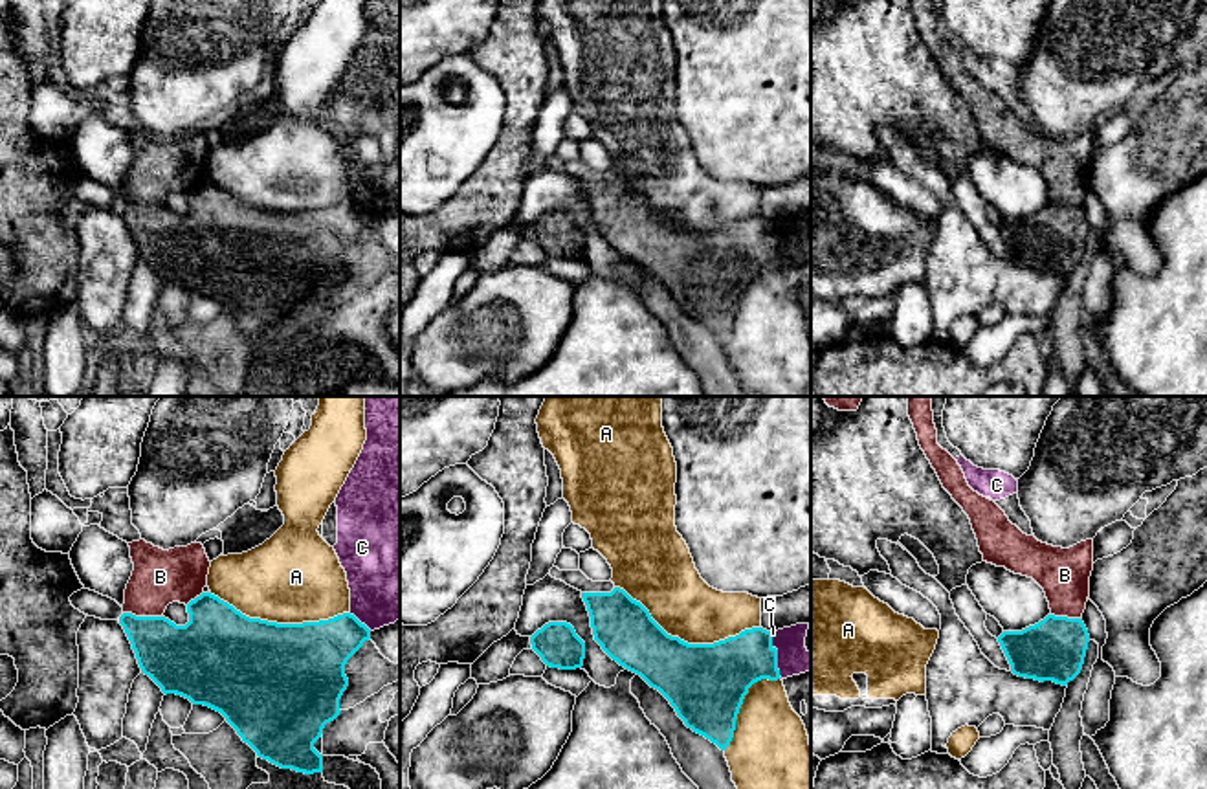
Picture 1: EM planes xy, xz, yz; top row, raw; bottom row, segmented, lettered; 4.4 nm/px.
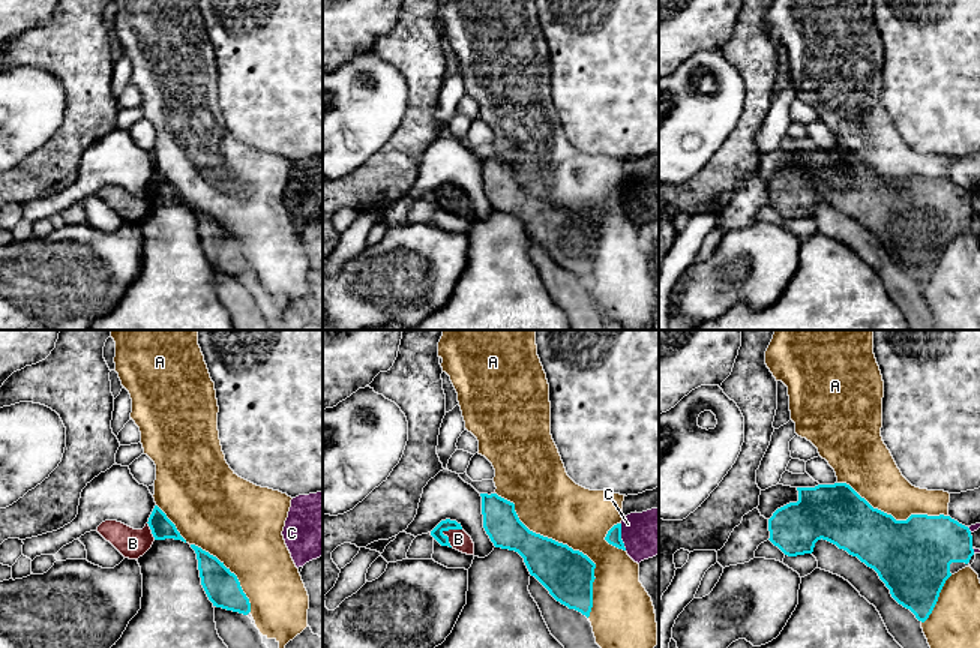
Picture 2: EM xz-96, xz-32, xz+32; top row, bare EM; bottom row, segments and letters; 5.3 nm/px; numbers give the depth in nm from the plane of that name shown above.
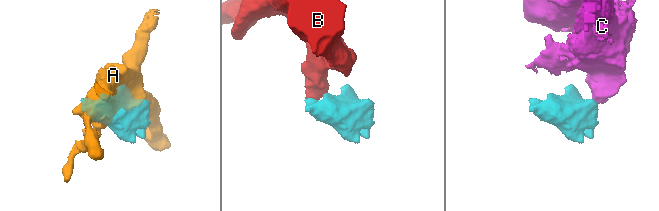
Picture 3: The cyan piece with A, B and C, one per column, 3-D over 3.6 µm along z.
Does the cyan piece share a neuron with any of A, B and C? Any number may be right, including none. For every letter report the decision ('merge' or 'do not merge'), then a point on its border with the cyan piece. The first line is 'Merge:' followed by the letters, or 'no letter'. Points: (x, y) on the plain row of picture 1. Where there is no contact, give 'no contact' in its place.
Merge: B
A: do not merge; meets cyan in xz at (686, 232)
B: merge; meets cyan in xy at (143, 206)
C: do not merge; meets cyan in xz at (776, 244)

